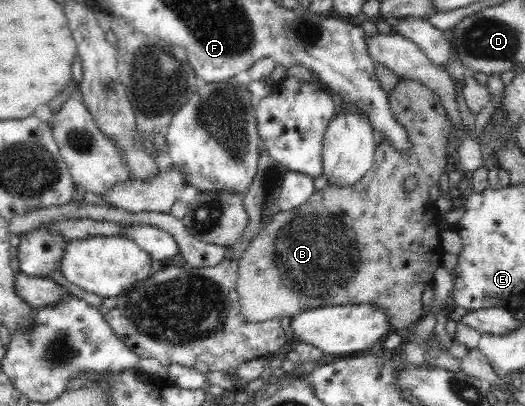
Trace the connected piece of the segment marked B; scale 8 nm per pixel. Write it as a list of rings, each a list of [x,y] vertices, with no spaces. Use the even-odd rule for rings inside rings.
[[[400,79],[394,89],[388,92],[389,104],[391,105],[392,114],[396,118],[396,122],[400,122],[402,128],[408,132],[410,142],[412,142],[412,153],[410,155],[402,155],[396,149],[392,149],[388,141],[384,141],[377,146],[375,152],[374,166],[366,175],[352,187],[333,187],[326,185],[319,193],[313,195],[296,209],[290,211],[280,211],[276,217],[269,221],[264,231],[261,231],[252,241],[244,257],[240,259],[238,265],[238,277],[236,279],[236,293],[238,294],[238,303],[241,307],[241,315],[249,322],[263,322],[274,318],[289,317],[300,313],[305,309],[324,307],[328,305],[350,305],[350,304],[368,304],[374,308],[380,308],[386,312],[388,316],[388,329],[411,329],[424,315],[422,309],[422,300],[420,295],[426,289],[426,285],[430,285],[433,281],[433,275],[436,269],[441,267],[441,231],[439,230],[438,217],[441,209],[440,203],[430,202],[429,191],[431,187],[439,184],[440,177],[443,175],[447,164],[447,137],[451,131],[449,118],[447,117],[446,108],[443,106],[440,96],[432,91],[428,86],[421,84],[416,80]],[[409,176],[418,176],[418,186],[414,191],[404,191],[403,183]]]

